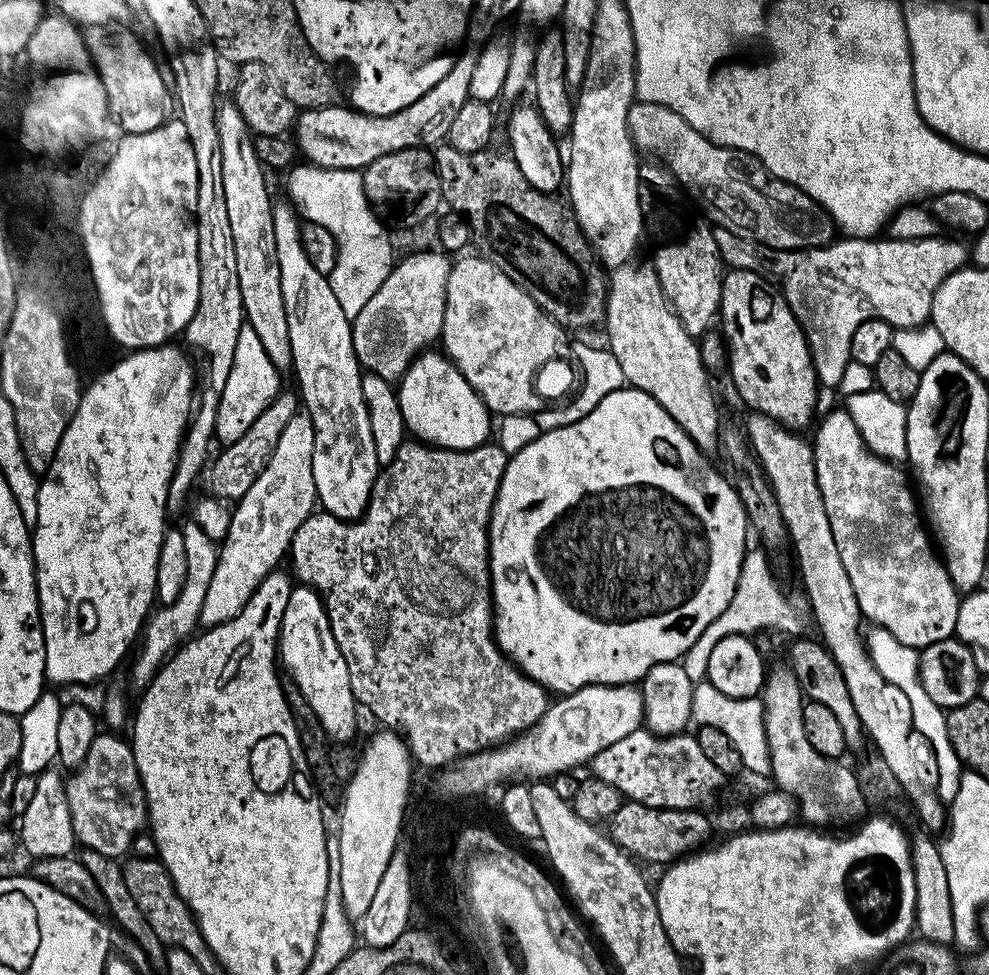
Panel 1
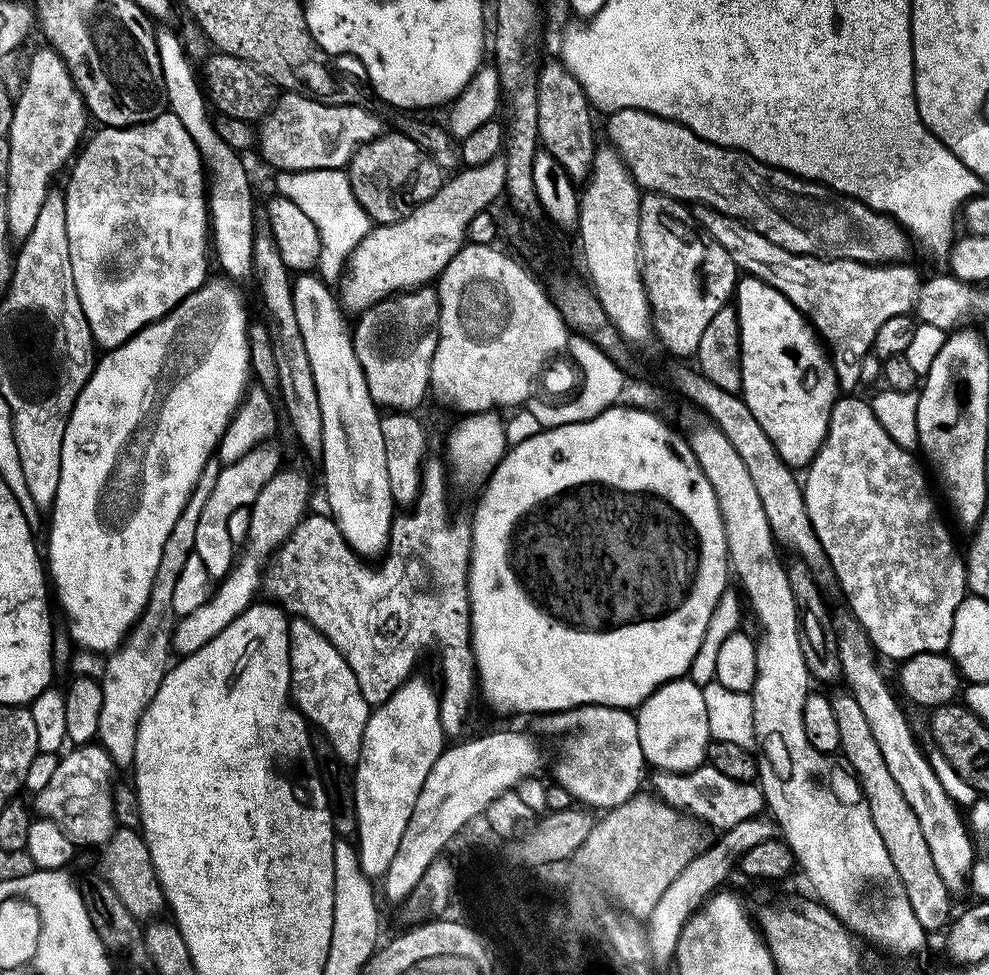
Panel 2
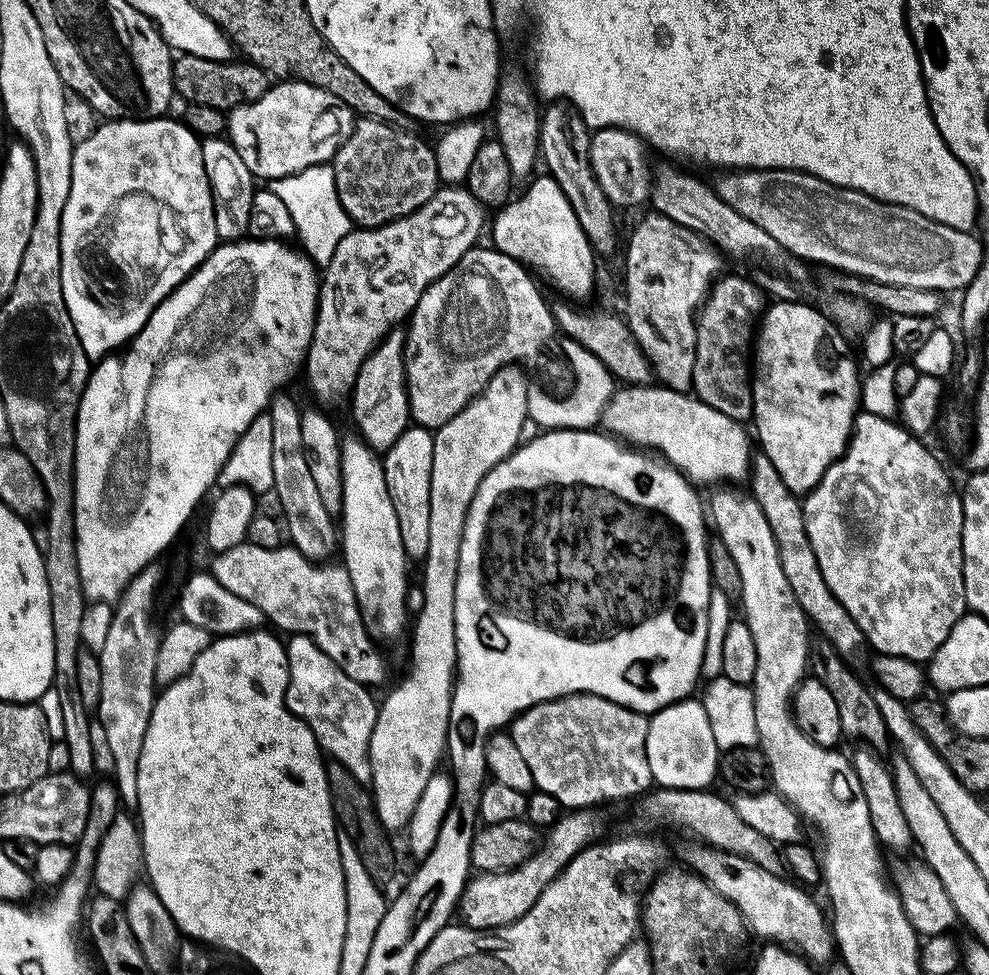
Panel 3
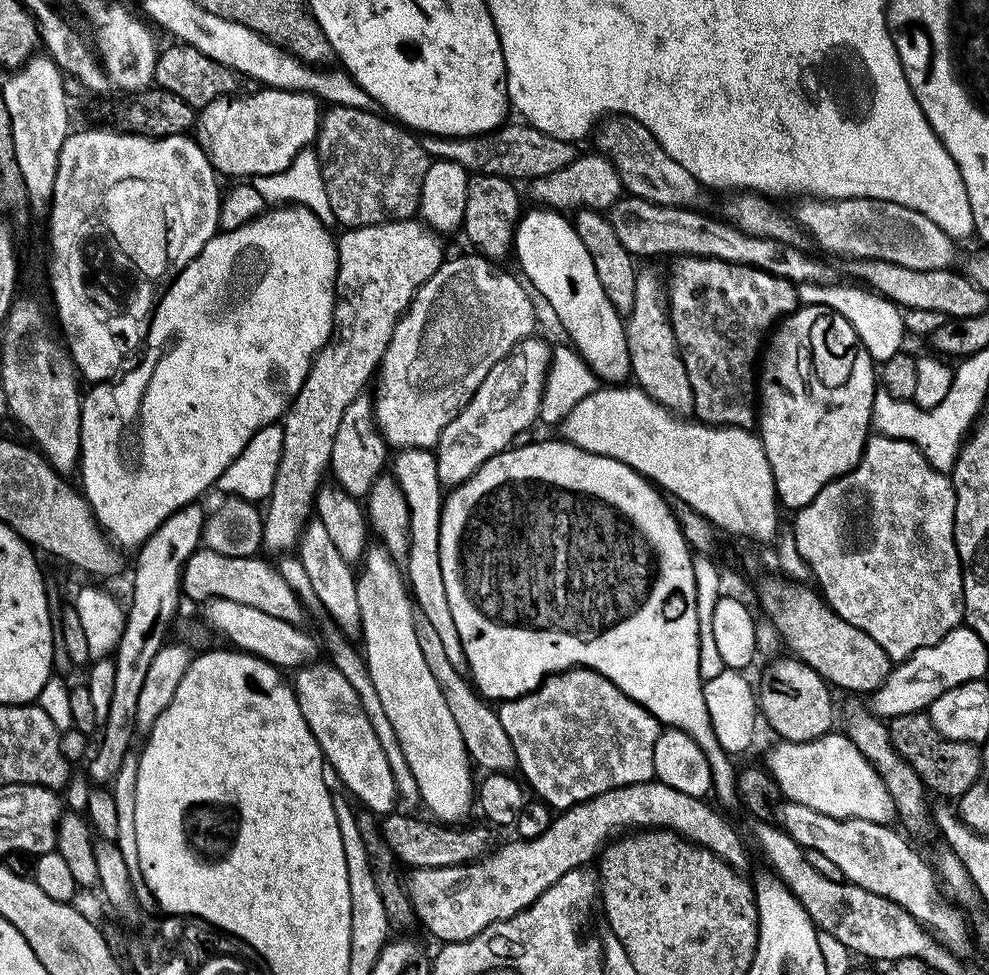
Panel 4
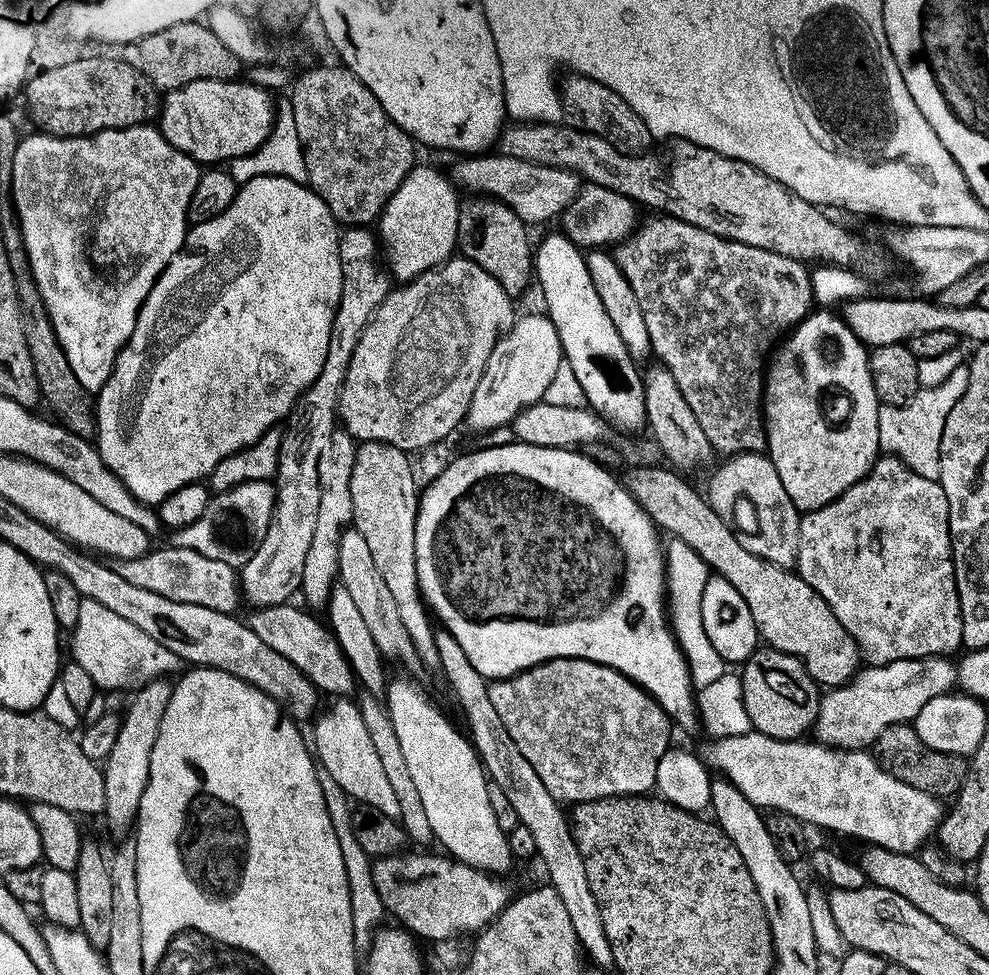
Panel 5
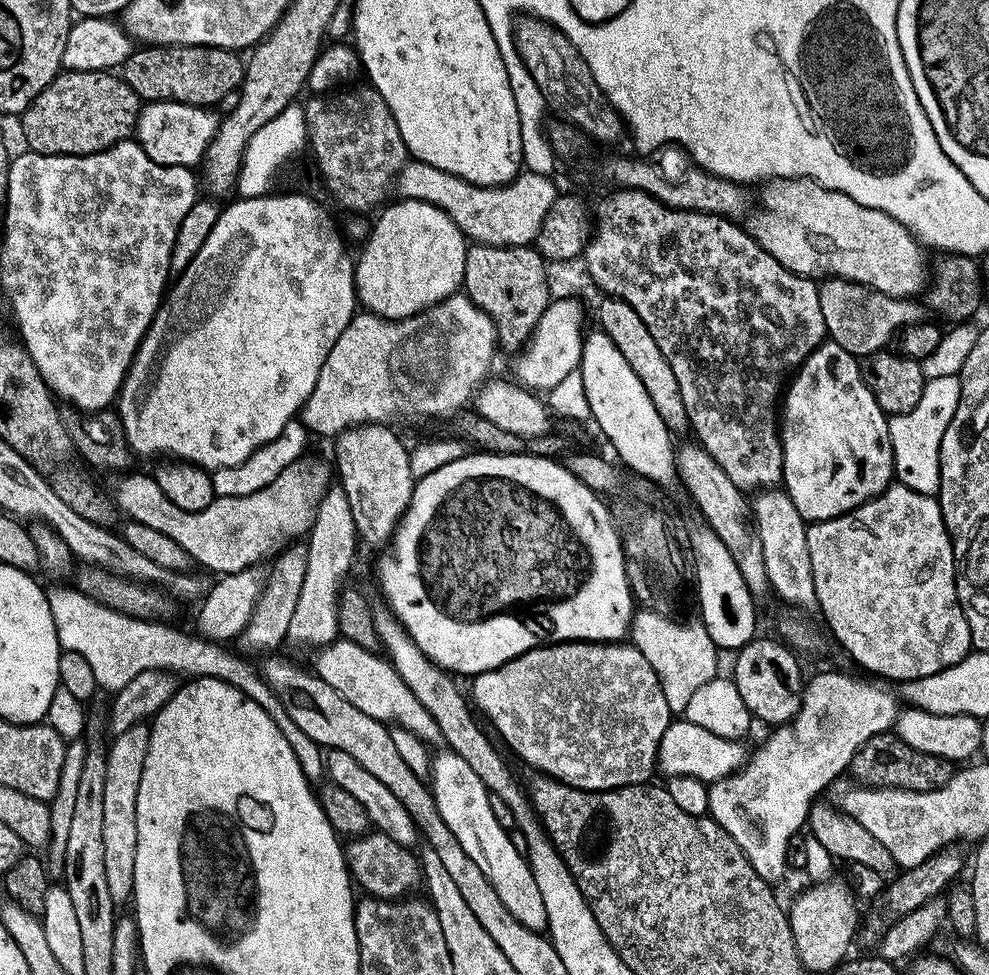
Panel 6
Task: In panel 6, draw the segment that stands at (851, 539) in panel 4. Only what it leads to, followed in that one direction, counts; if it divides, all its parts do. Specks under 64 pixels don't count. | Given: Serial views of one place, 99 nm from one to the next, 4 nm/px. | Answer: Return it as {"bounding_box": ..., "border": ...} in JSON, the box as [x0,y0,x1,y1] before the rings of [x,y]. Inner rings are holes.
{"bounding_box":[806,482,973,681],"border":[[[896,482],[884,489],[872,500],[866,501],[862,506],[850,510],[841,516],[835,516],[829,520],[817,520],[808,524],[806,534],[806,546],[810,546],[810,570],[814,570],[814,590],[816,591],[816,603],[818,612],[824,615],[832,636],[865,668],[868,673],[885,681],[917,680],[923,676],[933,676],[966,658],[973,651],[970,638],[970,626],[966,622],[966,614],[960,605],[958,590],[956,589],[956,559],[952,549],[952,539],[948,537],[948,531],[942,518],[940,502],[936,496],[918,494],[910,490],[905,484]]]}

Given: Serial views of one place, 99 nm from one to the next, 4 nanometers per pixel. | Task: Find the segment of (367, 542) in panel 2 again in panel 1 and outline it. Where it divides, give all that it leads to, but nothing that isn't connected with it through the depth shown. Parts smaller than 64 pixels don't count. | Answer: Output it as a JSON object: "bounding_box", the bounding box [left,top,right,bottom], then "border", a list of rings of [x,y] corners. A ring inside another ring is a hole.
{"bounding_box":[274,203,382,520],"border":[[[277,203],[274,214],[274,242],[278,250],[278,270],[282,278],[282,302],[286,302],[286,326],[290,326],[290,346],[292,347],[292,368],[300,383],[298,396],[303,411],[312,419],[314,426],[314,486],[316,499],[323,511],[339,520],[359,520],[368,511],[368,500],[372,487],[382,471],[374,434],[370,434],[370,414],[362,398],[362,369],[354,354],[352,345],[352,322],[342,314],[338,298],[328,284],[328,278],[310,262],[302,239],[302,224],[298,212],[291,203]]]}

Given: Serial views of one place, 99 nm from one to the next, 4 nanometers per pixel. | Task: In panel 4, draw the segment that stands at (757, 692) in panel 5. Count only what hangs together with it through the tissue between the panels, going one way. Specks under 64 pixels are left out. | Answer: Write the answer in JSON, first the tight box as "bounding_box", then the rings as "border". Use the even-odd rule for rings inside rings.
{"bounding_box":[758,658,833,744],"border":[[[795,658],[780,660],[777,664],[772,664],[764,672],[760,684],[758,680],[758,712],[764,720],[777,732],[781,741],[789,744],[816,740],[819,736],[826,736],[833,731],[832,724],[832,695],[833,689],[822,679],[810,666],[806,666],[802,661]]]}

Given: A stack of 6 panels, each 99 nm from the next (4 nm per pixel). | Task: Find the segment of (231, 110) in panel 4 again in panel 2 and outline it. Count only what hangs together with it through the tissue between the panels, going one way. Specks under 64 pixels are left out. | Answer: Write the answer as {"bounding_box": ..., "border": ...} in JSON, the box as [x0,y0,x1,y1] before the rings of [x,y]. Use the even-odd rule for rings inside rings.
{"bounding_box":[258,92,381,172],"border":[[[284,92],[277,95],[276,102],[258,124],[258,152],[261,152],[276,170],[285,172],[309,172],[310,170],[343,169],[353,154],[363,144],[381,135],[380,120],[368,108],[356,104],[325,102],[315,96],[301,96],[299,92]]]}

